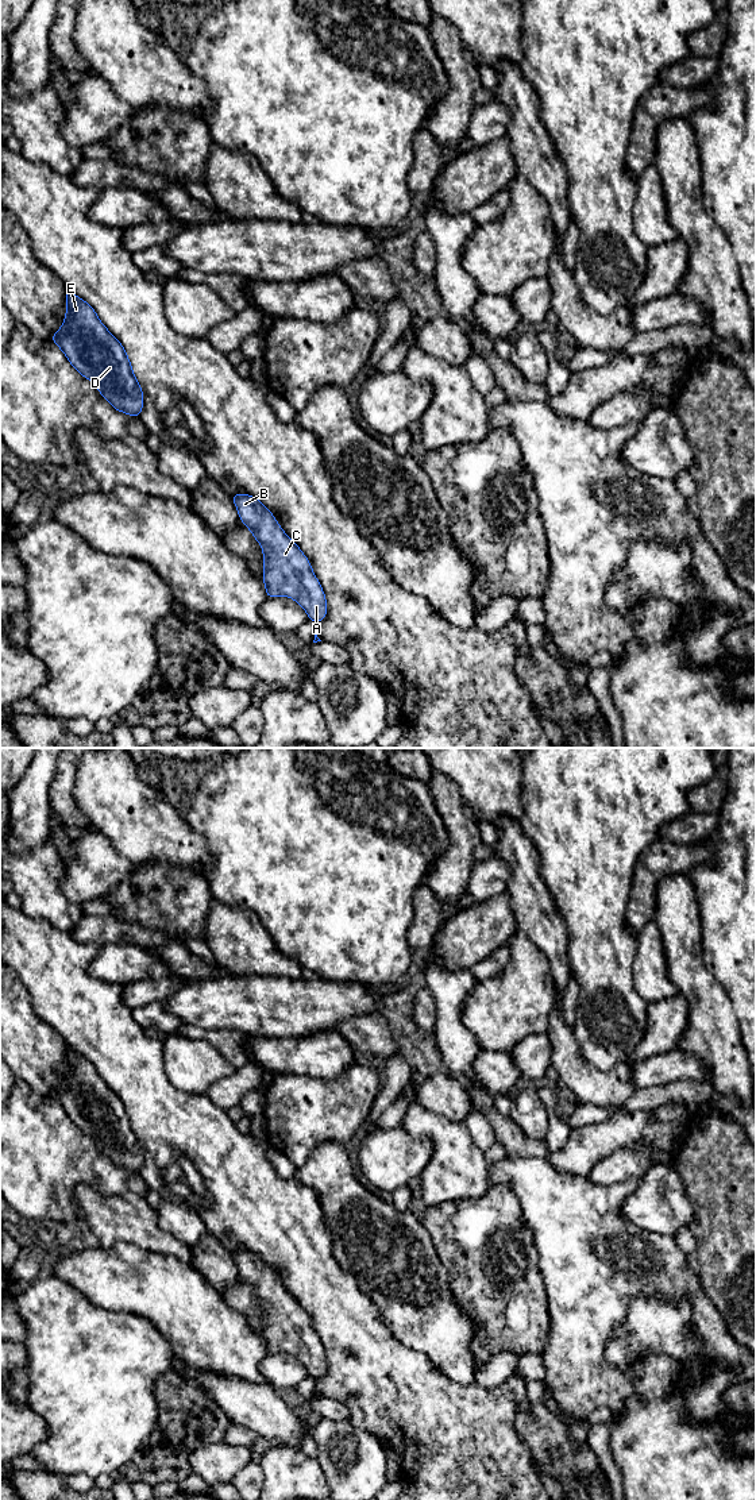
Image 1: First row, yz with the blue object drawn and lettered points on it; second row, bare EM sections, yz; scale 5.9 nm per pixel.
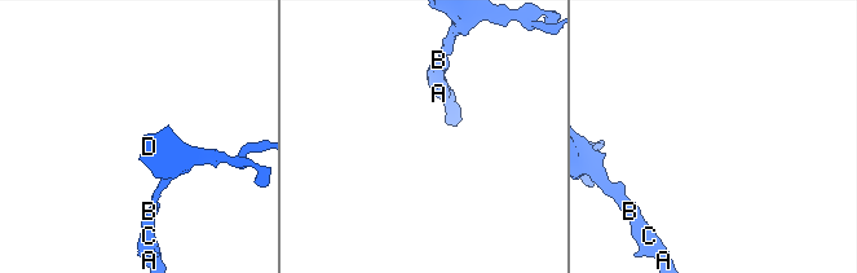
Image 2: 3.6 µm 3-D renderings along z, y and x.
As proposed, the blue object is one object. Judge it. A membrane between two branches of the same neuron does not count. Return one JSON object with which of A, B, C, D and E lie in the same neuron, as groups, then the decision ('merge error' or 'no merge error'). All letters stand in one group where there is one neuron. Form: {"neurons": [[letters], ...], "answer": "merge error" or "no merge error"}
{"neurons": [["A", "B", "C", "D", "E"]], "answer": "no merge error"}

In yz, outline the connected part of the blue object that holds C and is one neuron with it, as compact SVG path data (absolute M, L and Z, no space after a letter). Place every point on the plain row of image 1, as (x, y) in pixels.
M242 1249L231 1250L231 1254L240 1277L263 1304L267 1354L290 1353L304 1364L309 1376L321 1378L327 1372L327 1357L310 1318L258 1254Z

